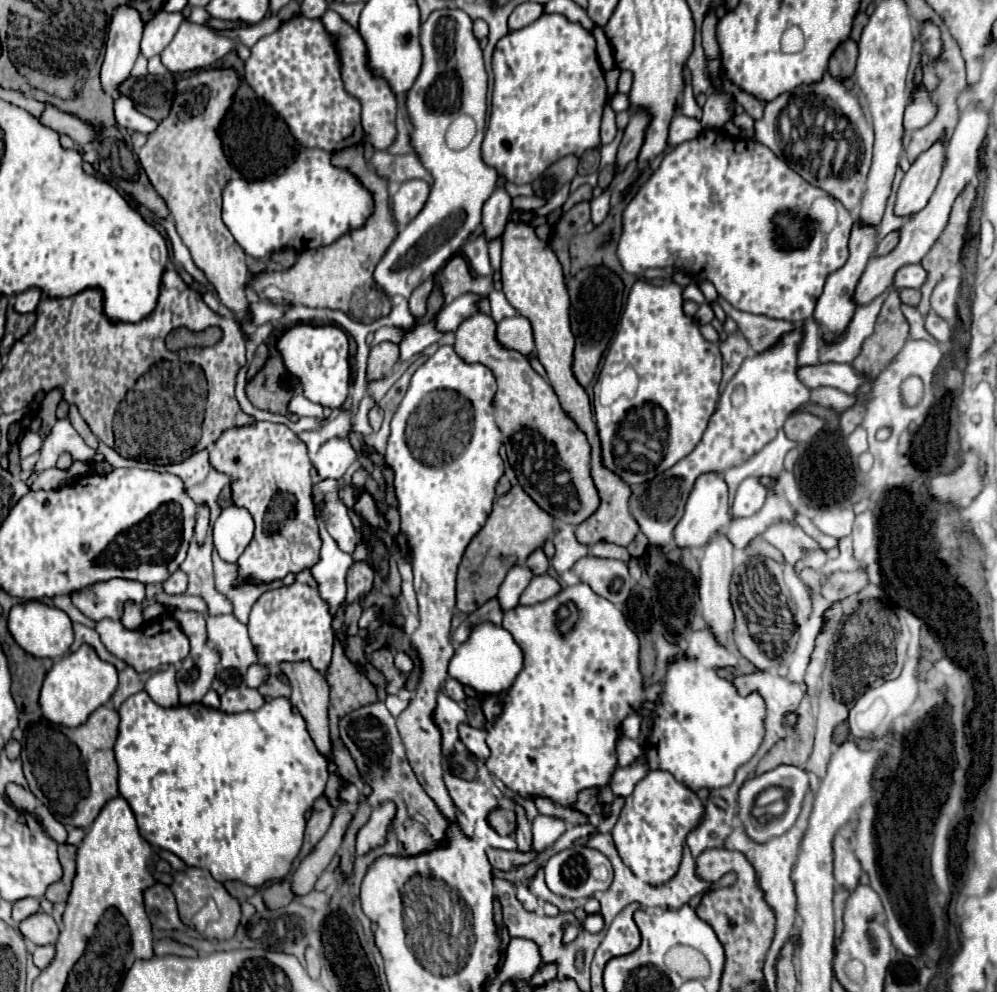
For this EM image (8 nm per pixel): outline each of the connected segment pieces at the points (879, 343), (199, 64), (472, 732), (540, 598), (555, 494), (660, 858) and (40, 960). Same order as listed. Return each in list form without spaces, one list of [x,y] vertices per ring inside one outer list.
[[[894,292],[894,302],[886,300],[878,316],[878,330],[864,342],[860,356],[852,362],[856,370],[864,370],[872,376],[878,376],[880,370],[902,350],[908,340],[908,320],[900,310],[898,292]]]
[[[182,22],[176,36],[172,38],[172,42],[162,50],[162,64],[170,70],[170,72],[190,72],[190,70],[198,70],[198,68],[208,68],[210,64],[214,64],[216,60],[224,58],[228,52],[236,52],[242,60],[248,58],[250,50],[240,44],[236,38],[228,38],[224,34],[216,34],[214,30],[200,26],[200,24],[192,24],[192,22]]]
[[[460,724],[460,740],[476,758],[488,758],[488,746],[484,742],[484,730],[472,728],[468,724]]]
[[[548,574],[534,576],[532,582],[528,584],[528,588],[524,590],[524,594],[520,596],[520,604],[538,604],[538,602],[544,602],[544,600],[556,596],[560,590],[562,590],[562,586],[552,576],[548,576]]]
[[[482,312],[474,314],[472,318],[468,318],[468,322],[462,322],[458,326],[454,350],[468,364],[480,362],[480,364],[488,366],[496,378],[498,390],[494,394],[494,416],[496,416],[496,424],[502,432],[508,462],[514,468],[518,484],[524,488],[524,492],[542,510],[546,510],[560,522],[568,522],[568,524],[576,526],[580,522],[584,522],[590,514],[594,514],[596,506],[600,506],[600,498],[598,498],[598,490],[590,476],[590,444],[586,440],[586,434],[580,432],[578,426],[560,408],[558,396],[554,394],[552,386],[538,372],[532,370],[526,356],[522,356],[516,350],[504,348],[496,340],[496,322]]]
[[[666,770],[648,772],[624,800],[618,822],[612,828],[616,850],[624,864],[652,886],[666,884],[680,866],[686,836],[704,820],[704,802],[694,790],[676,782]]]
[[[46,944],[46,946],[36,946],[34,948],[34,964],[38,966],[38,968],[46,968],[50,962],[52,962],[52,958],[54,958],[54,954],[56,954],[56,950],[54,950],[54,944]]]

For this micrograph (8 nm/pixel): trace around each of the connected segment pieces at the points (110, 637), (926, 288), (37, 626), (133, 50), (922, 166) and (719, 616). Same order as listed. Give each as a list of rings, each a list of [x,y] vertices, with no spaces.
[[[160,616],[152,622],[152,634],[146,636],[144,630],[126,630],[118,620],[100,620],[96,622],[96,630],[102,636],[102,642],[106,648],[116,654],[120,660],[128,662],[128,666],[136,666],[136,670],[156,670],[160,664],[178,664],[188,656],[190,644],[184,632],[180,630],[178,622],[172,620],[172,616]]]
[[[966,186],[958,194],[958,198],[952,206],[948,226],[944,228],[938,242],[932,246],[932,250],[922,260],[924,270],[928,270],[928,282],[920,288],[922,302],[920,302],[918,310],[922,316],[926,316],[930,310],[930,294],[932,294],[934,286],[952,268],[960,266],[960,254],[964,248],[964,238],[966,238],[966,228],[968,228],[968,218],[970,218],[970,208],[974,204],[974,198],[976,198],[974,186]]]
[[[36,600],[12,606],[12,610],[8,612],[8,628],[10,628],[10,634],[14,636],[14,640],[26,652],[30,652],[32,656],[38,656],[38,658],[52,658],[52,660],[60,658],[70,650],[70,646],[74,642],[72,622],[70,622],[68,614],[62,612],[60,608],[54,608],[54,606],[36,602]]]
[[[122,6],[112,16],[112,26],[106,42],[106,58],[100,70],[100,84],[112,100],[120,98],[120,84],[130,78],[130,70],[140,54],[140,38],[144,24],[140,22],[140,14]]]
[[[936,142],[930,150],[920,154],[918,160],[904,174],[894,204],[896,216],[910,218],[928,204],[932,190],[936,188],[936,182],[940,178],[942,166],[944,166],[944,144]]]
[[[716,534],[708,548],[706,554],[700,562],[700,606],[702,606],[702,616],[706,620],[708,626],[712,626],[712,632],[716,634],[716,638],[720,638],[720,642],[728,642],[732,638],[732,606],[730,606],[730,576],[732,576],[732,554],[734,548],[728,542],[728,538],[724,538],[724,534]]]

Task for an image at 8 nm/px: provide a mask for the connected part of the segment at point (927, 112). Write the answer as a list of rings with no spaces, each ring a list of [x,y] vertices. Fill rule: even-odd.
[[[920,86],[914,94],[914,102],[906,108],[904,114],[904,128],[914,130],[926,126],[936,116],[936,104],[932,102],[930,94]]]

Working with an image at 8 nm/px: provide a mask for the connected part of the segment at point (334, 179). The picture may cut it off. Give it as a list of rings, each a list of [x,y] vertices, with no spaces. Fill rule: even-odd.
[[[320,148],[300,152],[290,166],[286,166],[272,178],[264,180],[230,178],[222,190],[222,222],[234,236],[236,244],[252,258],[264,258],[282,248],[312,250],[334,244],[344,234],[362,228],[366,220],[372,216],[372,212],[374,212],[372,192],[350,170],[334,166],[330,162],[330,154]]]

